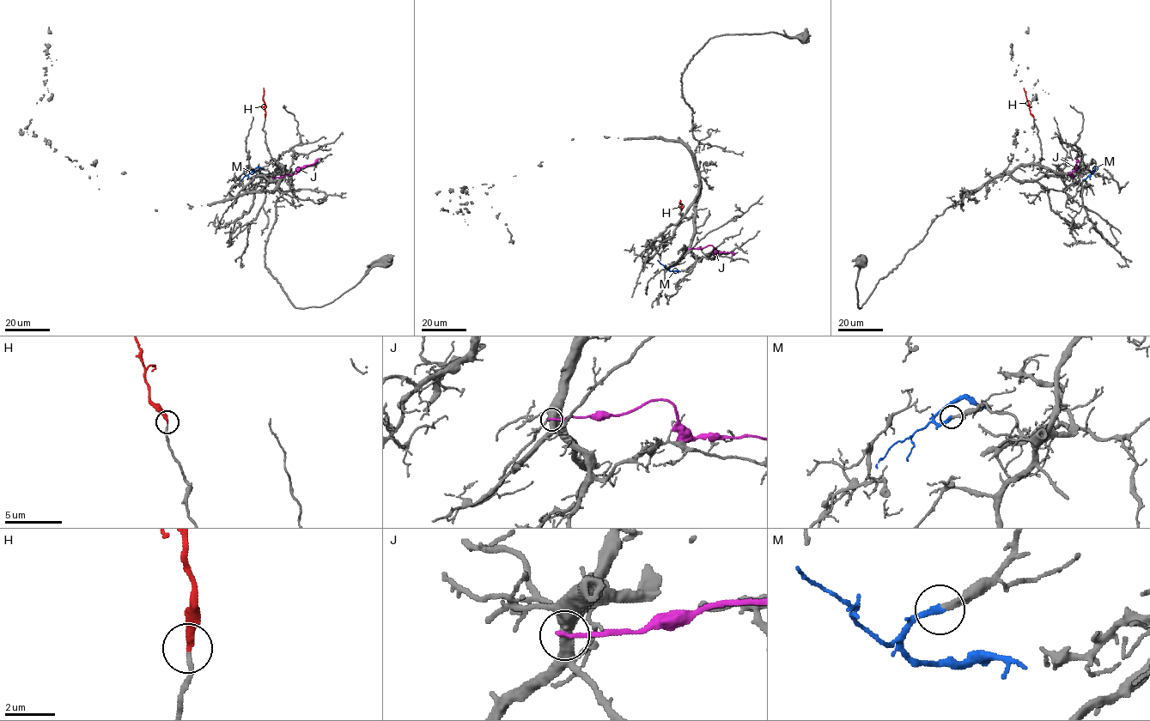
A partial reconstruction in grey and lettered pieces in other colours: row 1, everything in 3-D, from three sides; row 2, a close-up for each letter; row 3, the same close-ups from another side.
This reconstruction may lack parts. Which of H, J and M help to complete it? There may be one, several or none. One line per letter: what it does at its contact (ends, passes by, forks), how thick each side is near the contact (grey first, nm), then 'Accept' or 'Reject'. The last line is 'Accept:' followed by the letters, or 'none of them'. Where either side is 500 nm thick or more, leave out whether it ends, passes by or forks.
H: It ends there. Thickness 160 nm (grey) against 280 nm. Accept
J: It ends there. Thickness 440 nm (grey) against 180 nm. Reject
M: It ends there. Thickness 240 nm (grey) against 280 nm. Accept
Accept: H, M

